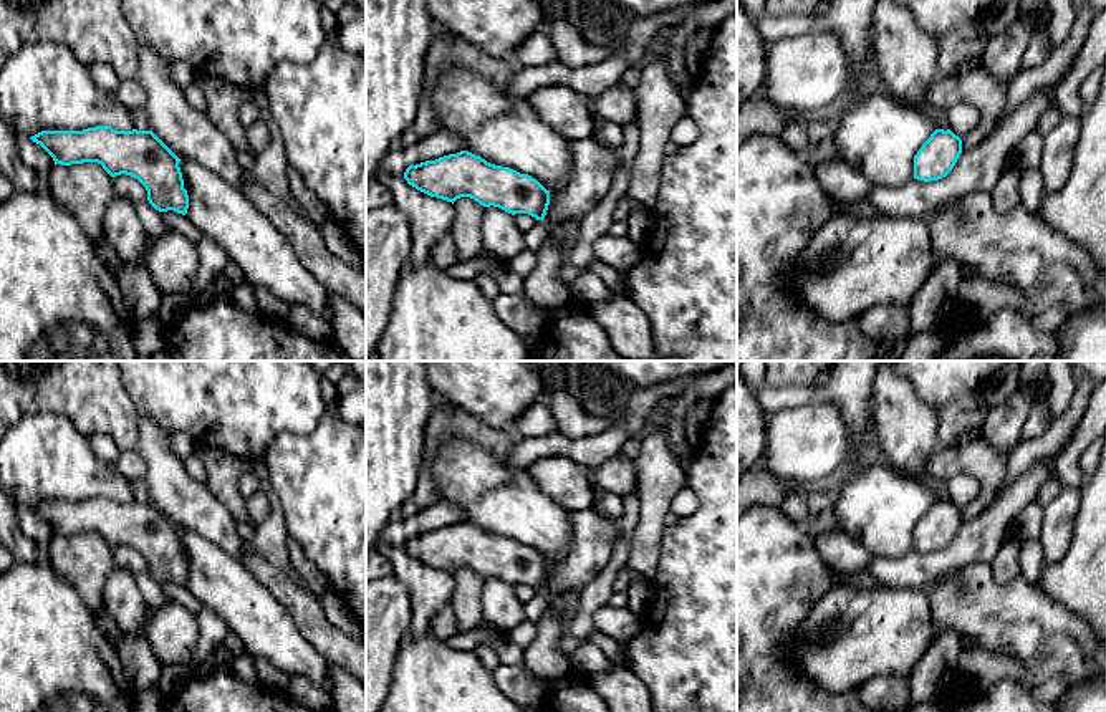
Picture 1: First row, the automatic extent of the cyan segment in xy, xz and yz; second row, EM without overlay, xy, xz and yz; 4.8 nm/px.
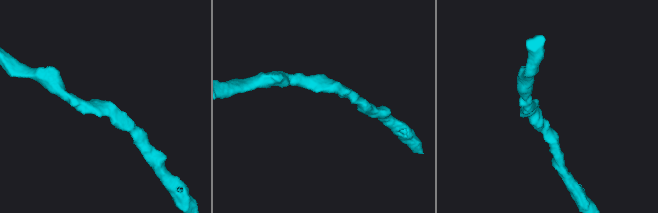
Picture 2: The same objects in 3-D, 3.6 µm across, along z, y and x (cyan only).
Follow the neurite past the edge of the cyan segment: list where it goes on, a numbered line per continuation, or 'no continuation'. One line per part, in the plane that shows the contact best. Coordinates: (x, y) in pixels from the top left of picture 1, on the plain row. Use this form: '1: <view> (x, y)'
no continuation

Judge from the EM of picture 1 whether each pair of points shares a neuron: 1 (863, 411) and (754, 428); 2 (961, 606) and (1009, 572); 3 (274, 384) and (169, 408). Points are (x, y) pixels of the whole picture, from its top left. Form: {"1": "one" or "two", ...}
{"1": "two", "2": "two", "3": "one"}

